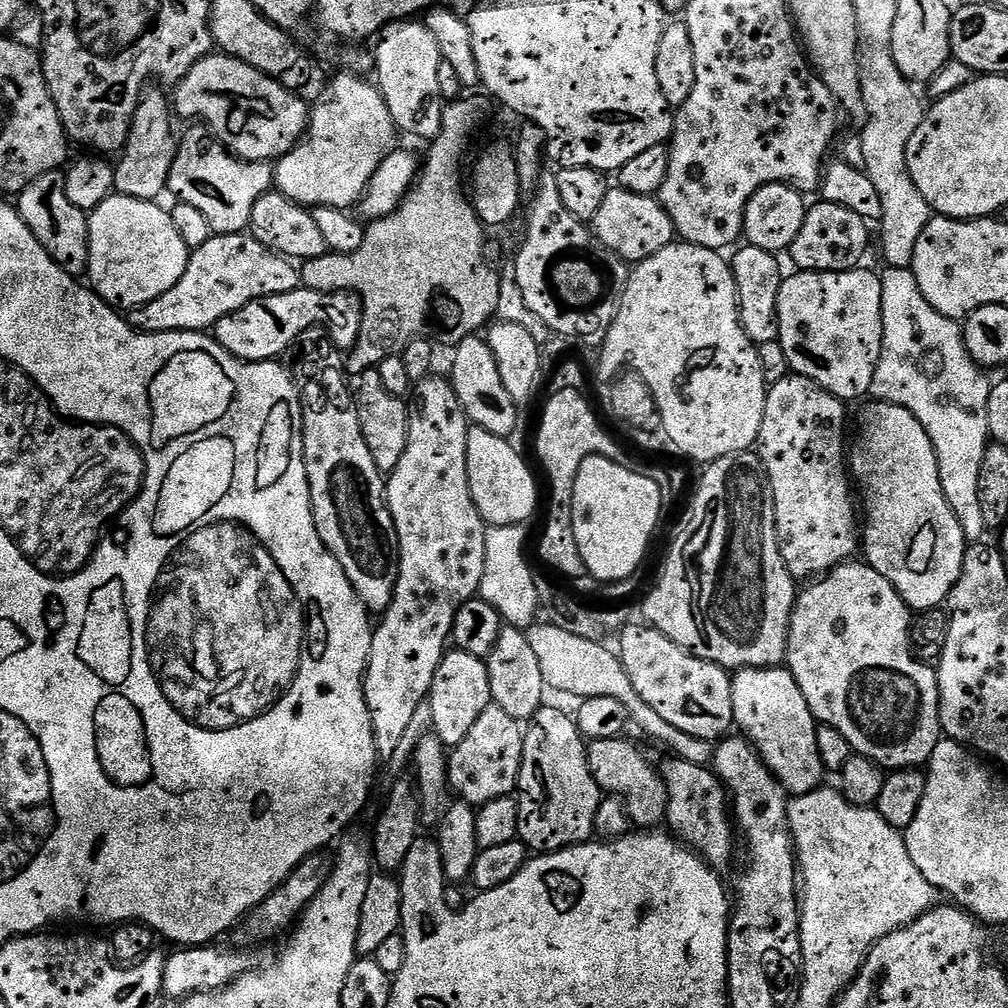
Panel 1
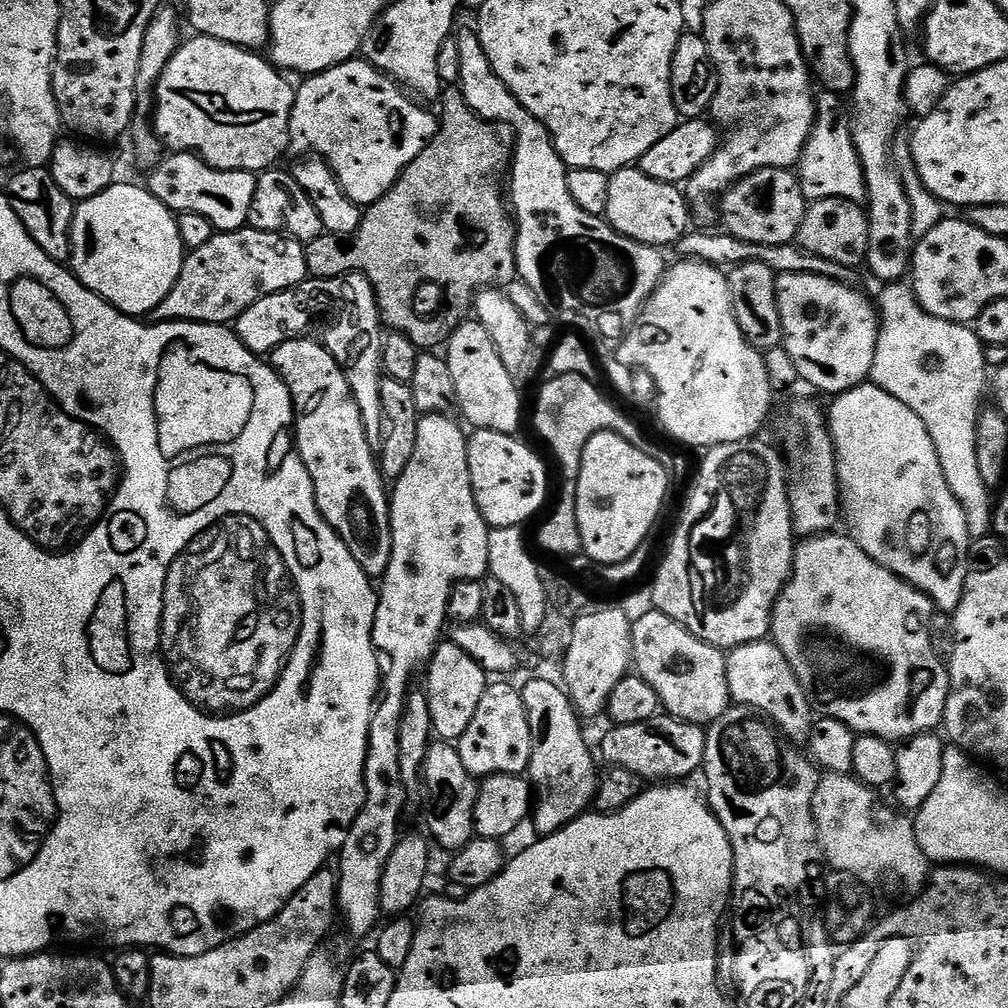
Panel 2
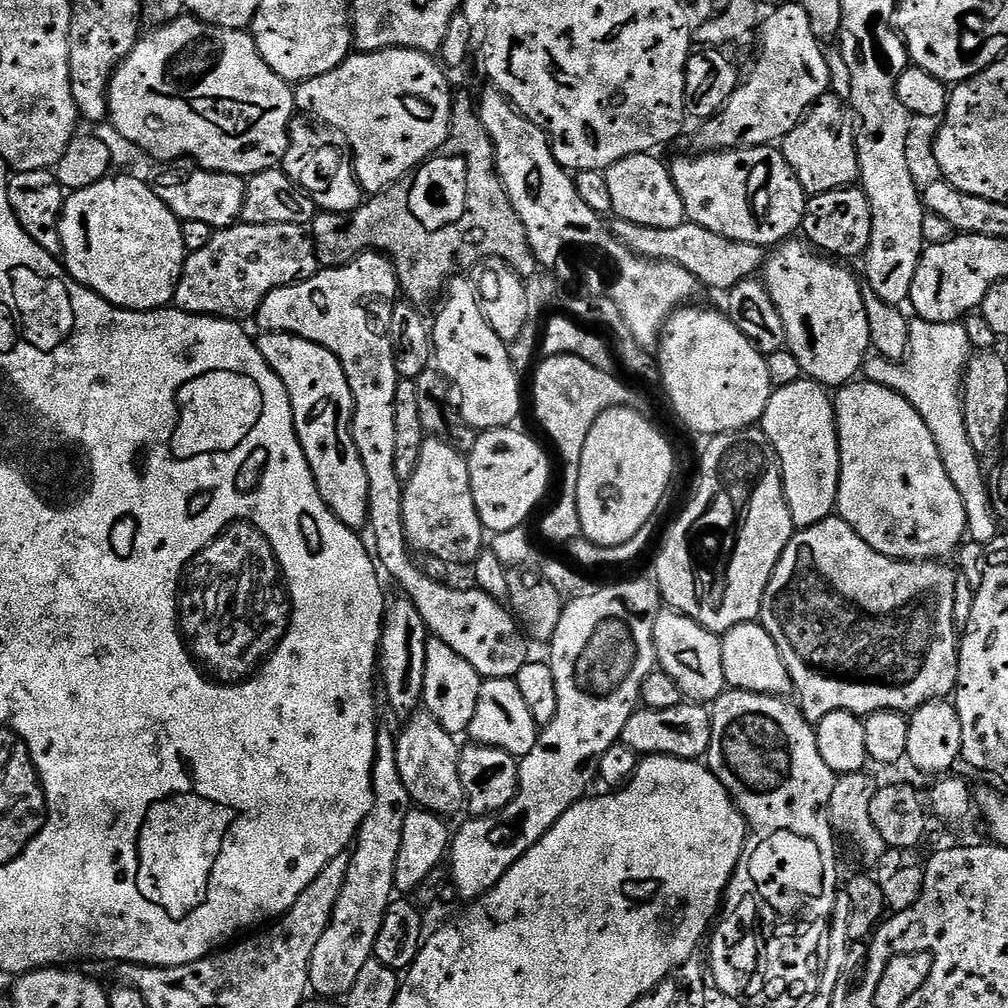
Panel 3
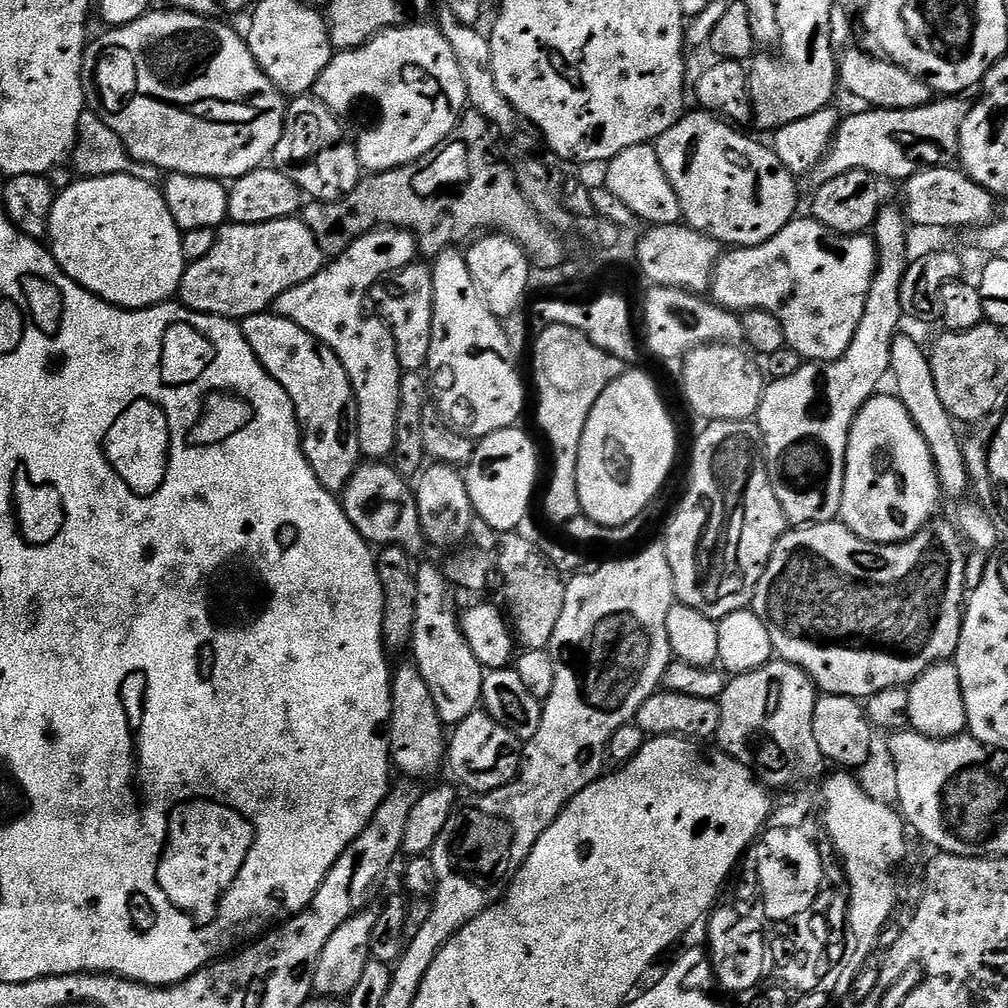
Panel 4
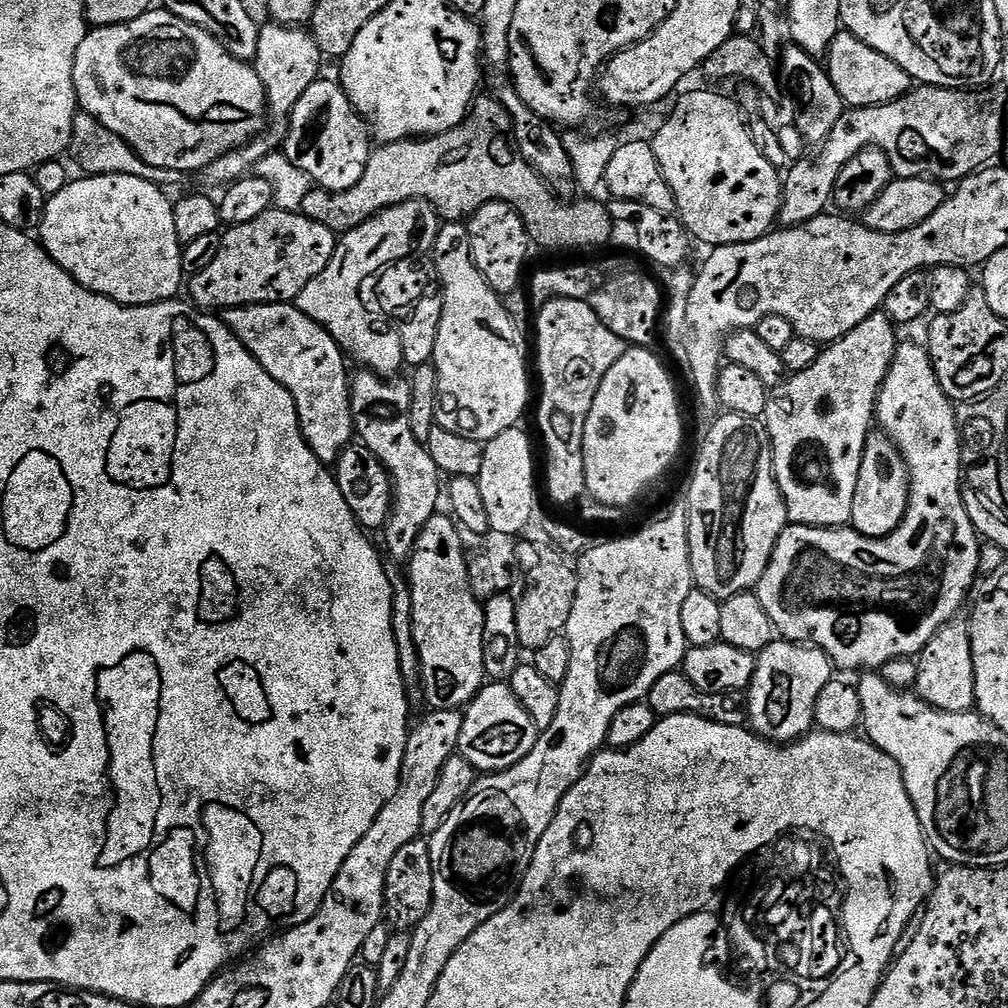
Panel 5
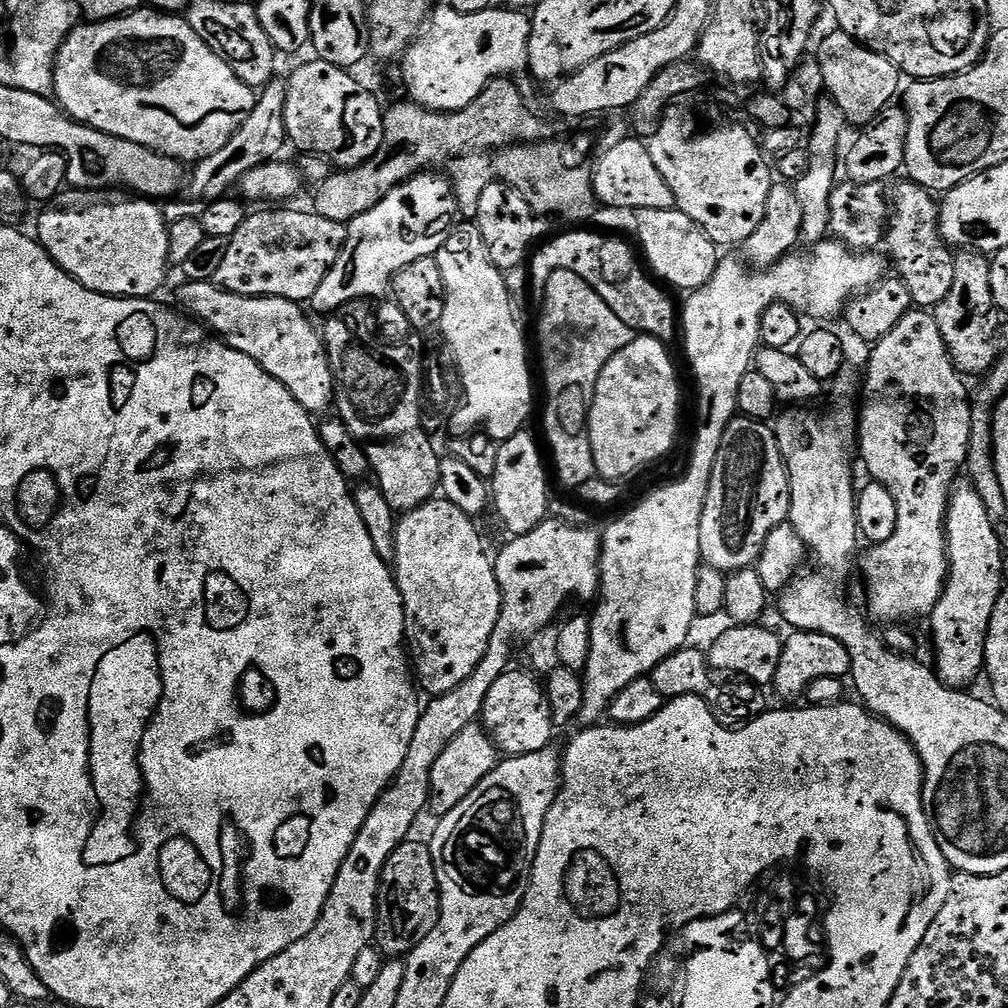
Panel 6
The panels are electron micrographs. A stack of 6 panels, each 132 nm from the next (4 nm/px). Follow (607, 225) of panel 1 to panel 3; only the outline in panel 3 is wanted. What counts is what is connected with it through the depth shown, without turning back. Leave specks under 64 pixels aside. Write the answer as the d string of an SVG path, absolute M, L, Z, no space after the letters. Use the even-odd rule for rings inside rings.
M643 152L622 158L614 162L614 166L604 169L615 219L632 222L637 226L654 227L656 230L674 230L685 224L682 194L678 194L672 169L658 157L659 155Z

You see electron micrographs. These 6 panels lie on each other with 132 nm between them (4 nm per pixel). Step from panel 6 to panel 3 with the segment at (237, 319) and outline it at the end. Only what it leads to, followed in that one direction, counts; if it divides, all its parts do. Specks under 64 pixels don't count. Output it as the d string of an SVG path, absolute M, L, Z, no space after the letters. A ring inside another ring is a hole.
M265 332L259 338L261 340L255 341L256 349L262 354L262 358L270 366L270 370L274 370L274 374L278 374L282 386L286 386L298 442L302 446L306 462L314 474L318 494L324 499L330 511L347 528L363 529L368 522L368 483L366 482L366 469L362 466L362 458L358 458L358 446L354 446L350 382L346 378L344 368L340 365L340 357L329 348L324 348L320 344L315 344L294 334Z

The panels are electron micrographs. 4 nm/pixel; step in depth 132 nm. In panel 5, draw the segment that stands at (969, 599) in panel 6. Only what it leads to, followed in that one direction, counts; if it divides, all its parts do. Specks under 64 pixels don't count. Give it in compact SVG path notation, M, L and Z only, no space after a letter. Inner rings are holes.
M957 618L942 626L924 647L918 663L920 669L914 692L921 700L939 712L971 712L976 708L974 658L970 650L968 626L963 619Z

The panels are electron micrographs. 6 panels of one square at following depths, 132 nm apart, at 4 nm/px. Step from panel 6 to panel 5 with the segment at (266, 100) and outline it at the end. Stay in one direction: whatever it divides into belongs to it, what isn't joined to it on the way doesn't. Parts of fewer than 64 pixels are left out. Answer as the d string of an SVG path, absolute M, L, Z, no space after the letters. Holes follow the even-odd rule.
M265 23L260 29L258 40L258 54L254 61L254 67L258 78L264 83L264 93L268 99L268 116L271 123L267 125L266 131L248 141L241 148L235 148L233 152L222 154L214 162L210 162L198 173L201 189L217 188L223 190L230 184L244 179L252 173L254 166L266 158L266 154L277 151L283 145L284 138L288 134L288 122L294 106L298 106L298 98L310 90L313 82L321 79L320 60L322 53L313 38L311 31L304 28L287 28L285 24Z

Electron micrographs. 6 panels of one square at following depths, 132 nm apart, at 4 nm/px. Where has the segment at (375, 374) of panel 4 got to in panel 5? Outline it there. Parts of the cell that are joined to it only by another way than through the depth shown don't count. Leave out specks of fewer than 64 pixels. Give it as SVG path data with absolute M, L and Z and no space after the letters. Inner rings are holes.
M411 200L371 216L362 226L339 237L326 270L322 270L322 274L318 274L318 278L314 278L314 282L298 294L294 302L296 308L302 310L306 318L325 328L345 357L352 359L353 356L361 369L385 378L395 377L399 373L396 371L405 367L402 338L396 330L387 332L384 328L368 328L368 312L360 297L360 287L367 282L368 276L375 277L400 259L431 253L436 247L436 235L441 227L440 217L424 200Z

